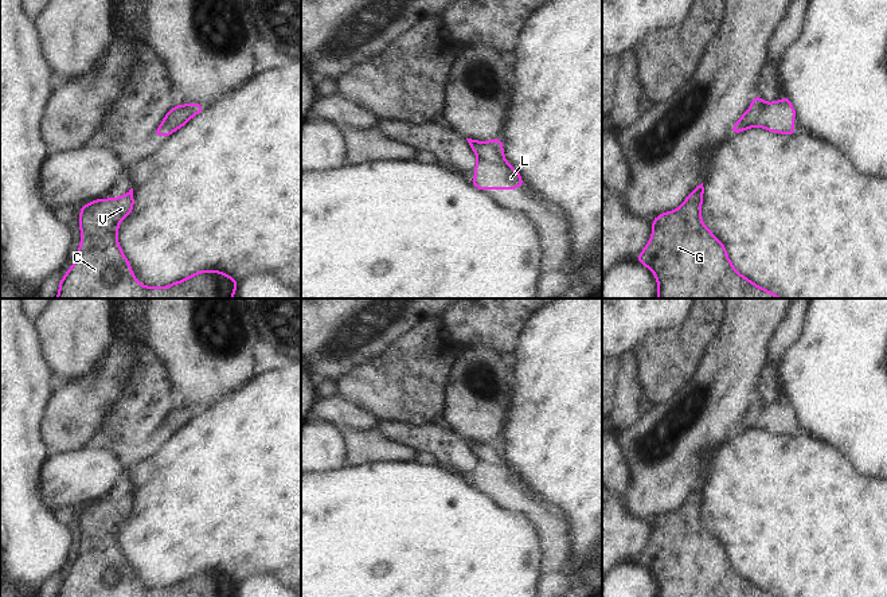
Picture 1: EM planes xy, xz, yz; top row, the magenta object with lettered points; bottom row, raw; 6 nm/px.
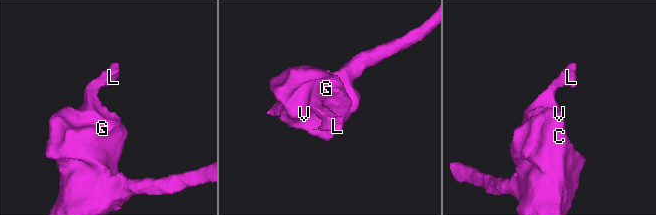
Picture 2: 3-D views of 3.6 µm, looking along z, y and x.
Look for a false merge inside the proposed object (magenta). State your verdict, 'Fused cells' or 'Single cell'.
Single cell.

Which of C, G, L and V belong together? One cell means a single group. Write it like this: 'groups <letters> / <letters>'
groups C G L V

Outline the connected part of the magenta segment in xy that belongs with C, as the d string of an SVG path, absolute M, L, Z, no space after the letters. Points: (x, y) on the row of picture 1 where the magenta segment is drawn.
M133 188L120 198L93 200L79 210L81 245L74 264L59 281L56 298L233 298L237 292L237 280L220 270L199 270L181 281L168 286L145 286L137 281L118 245L118 225L133 212Z

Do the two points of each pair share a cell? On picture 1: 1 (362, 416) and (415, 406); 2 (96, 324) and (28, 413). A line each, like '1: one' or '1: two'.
1: two
2: two

